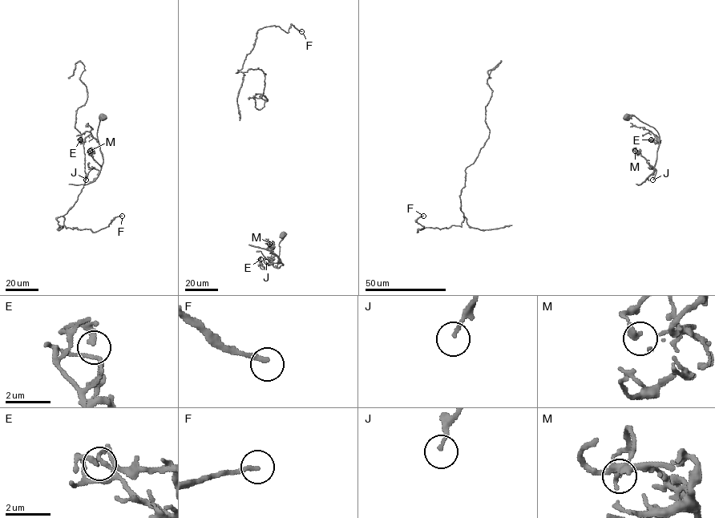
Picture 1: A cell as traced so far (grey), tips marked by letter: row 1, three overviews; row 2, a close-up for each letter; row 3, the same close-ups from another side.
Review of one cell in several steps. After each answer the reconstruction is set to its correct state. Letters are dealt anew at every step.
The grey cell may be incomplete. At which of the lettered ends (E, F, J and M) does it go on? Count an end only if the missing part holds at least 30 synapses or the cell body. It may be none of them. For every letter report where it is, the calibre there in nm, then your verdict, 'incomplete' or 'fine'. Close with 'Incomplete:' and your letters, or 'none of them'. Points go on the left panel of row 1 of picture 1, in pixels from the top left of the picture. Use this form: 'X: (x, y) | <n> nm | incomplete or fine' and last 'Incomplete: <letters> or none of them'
E: (80, 139) | 170 nm | fine
F: (122, 216) | 200 nm | incomplete
J: (86, 180) | 140 nm | fine
M: (90, 151) | 240 nm | fine
Incomplete: F

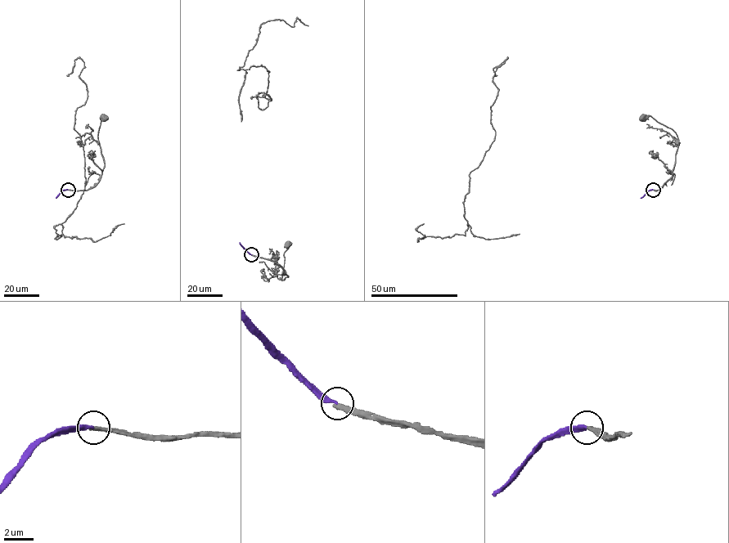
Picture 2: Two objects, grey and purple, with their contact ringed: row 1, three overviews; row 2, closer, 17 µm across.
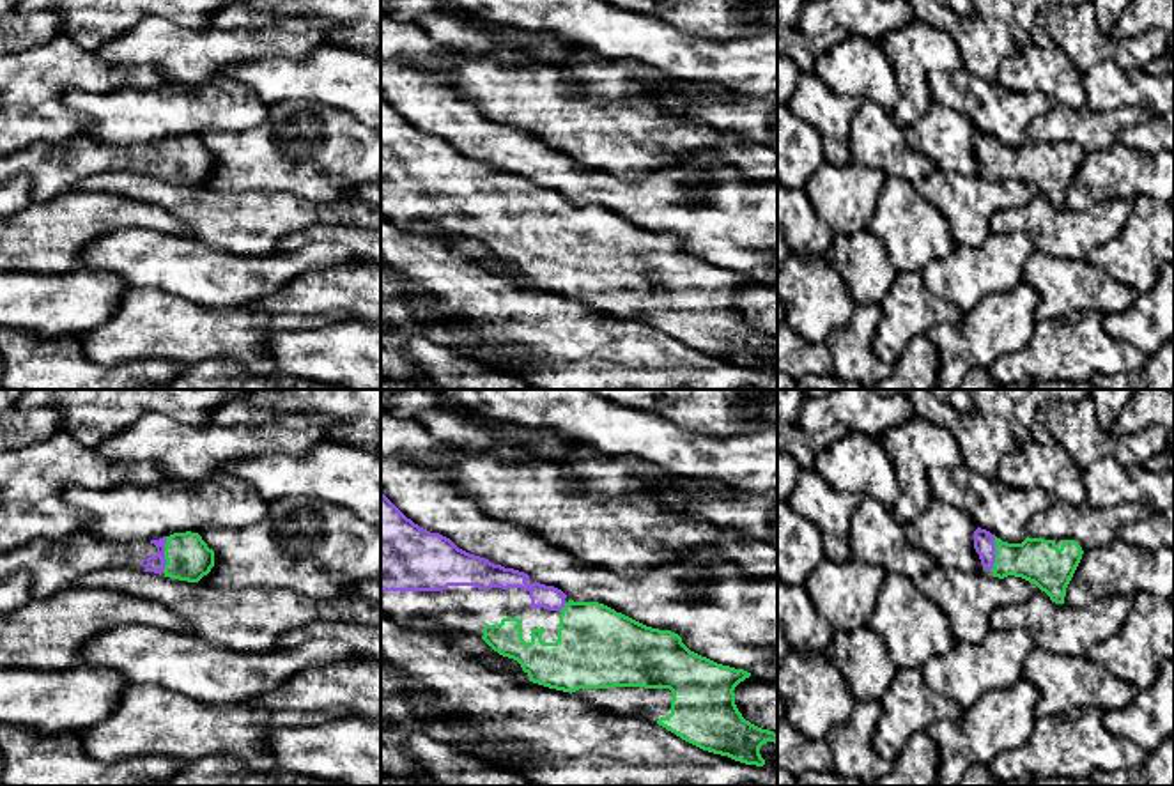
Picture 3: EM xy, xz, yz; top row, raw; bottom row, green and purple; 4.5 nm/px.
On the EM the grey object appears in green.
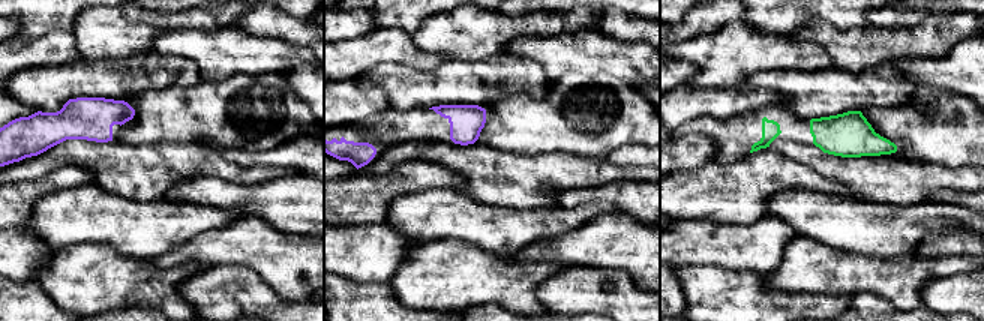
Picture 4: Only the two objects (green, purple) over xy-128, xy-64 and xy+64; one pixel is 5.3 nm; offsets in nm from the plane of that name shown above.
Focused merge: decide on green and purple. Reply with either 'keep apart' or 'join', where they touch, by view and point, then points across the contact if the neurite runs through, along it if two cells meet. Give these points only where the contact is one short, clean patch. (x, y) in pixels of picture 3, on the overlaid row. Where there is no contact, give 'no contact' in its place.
join | xy (165, 553) | across xy (188, 558), (183, 553), (165, 553), (156, 563)

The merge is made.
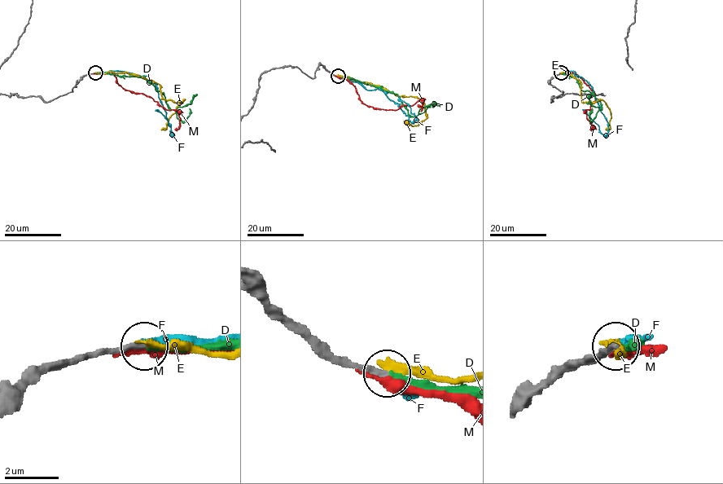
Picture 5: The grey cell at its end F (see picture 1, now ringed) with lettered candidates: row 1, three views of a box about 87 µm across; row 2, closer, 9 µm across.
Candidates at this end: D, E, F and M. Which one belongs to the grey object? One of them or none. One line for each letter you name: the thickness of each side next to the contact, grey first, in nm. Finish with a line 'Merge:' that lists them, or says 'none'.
D: calibres 200 and 240 nm
Merge: D

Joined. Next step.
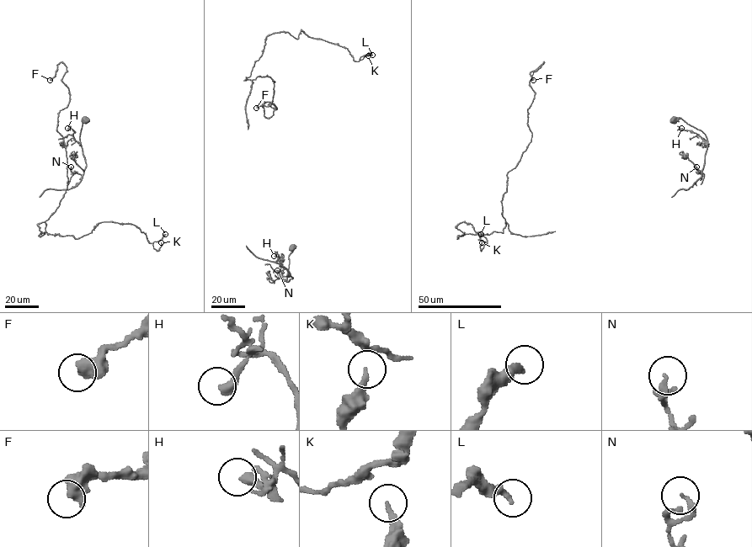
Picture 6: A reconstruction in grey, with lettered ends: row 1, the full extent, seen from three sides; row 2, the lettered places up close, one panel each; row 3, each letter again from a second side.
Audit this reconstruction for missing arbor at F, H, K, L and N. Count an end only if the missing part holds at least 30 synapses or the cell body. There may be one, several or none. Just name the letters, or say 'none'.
none

